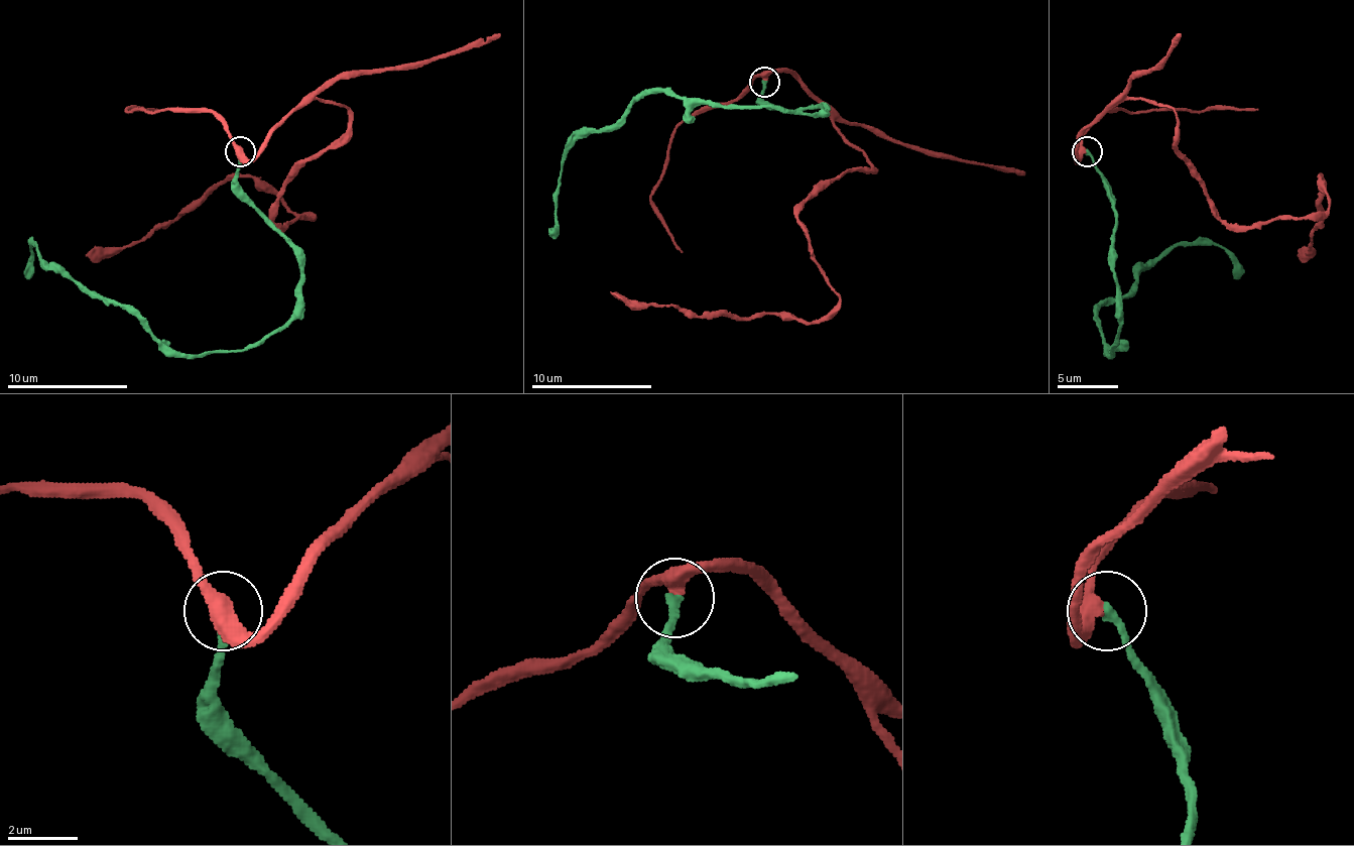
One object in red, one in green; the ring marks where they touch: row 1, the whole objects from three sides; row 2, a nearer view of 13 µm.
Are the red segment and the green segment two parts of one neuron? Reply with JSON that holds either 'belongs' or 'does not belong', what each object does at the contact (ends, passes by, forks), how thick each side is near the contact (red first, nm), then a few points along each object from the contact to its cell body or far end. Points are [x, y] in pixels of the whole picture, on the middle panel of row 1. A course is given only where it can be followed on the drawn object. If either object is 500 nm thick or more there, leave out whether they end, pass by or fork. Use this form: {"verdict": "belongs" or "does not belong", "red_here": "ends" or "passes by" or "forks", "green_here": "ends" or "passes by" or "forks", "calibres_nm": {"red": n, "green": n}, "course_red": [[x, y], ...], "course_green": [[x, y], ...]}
{"verdict": "belongs", "red_here": "passes by", "green_here": "ends", "calibres_nm": {"red": 440, "green": 280}, "course_red": [[765, 79], [789, 73], [874, 169], [829, 178], [798, 212], [838, 303], [814, 321], [783, 321], [611, 290]], "course_green": [[765, 82], [765, 100], [783, 109], [826, 109], [647, 91], [614, 124], [587, 130], [560, 169], [550, 233]]}

